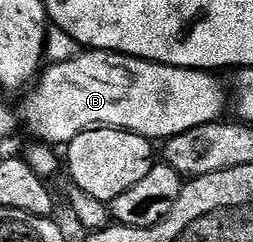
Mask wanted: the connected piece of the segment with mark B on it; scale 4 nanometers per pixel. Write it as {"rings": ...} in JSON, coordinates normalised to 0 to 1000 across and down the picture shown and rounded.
{"rings":[[[352,202],[332,219],[308,223],[304,240],[281,252],[194,260],[190,273],[158,298],[154,322],[126,347],[123,372],[95,397],[95,405],[103,401],[99,525],[134,558],[126,566],[134,579],[182,599],[229,599],[225,591],[265,599],[285,574],[312,566],[312,550],[328,550],[375,525],[466,525],[474,541],[514,541],[593,583],[648,583],[692,566],[708,550],[739,550],[739,533],[771,533],[787,517],[854,508],[885,479],[874,471],[889,459],[889,426],[897,442],[897,360],[893,347],[885,360],[858,322],[862,314],[854,306],[822,293],[775,293],[763,277],[680,277],[656,260],[605,260],[589,244],[538,244],[530,227],[466,227],[443,211],[375,211]]]}

